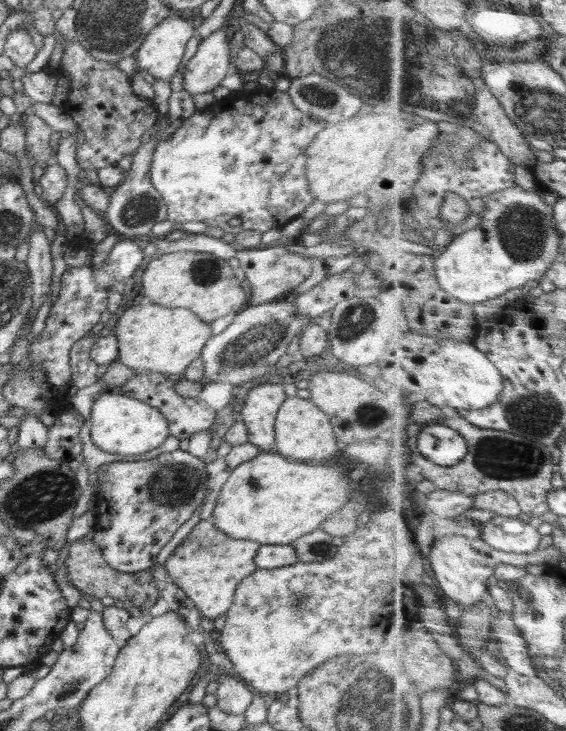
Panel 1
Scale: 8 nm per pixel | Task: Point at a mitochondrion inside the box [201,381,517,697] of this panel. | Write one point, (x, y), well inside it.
(368, 415)

